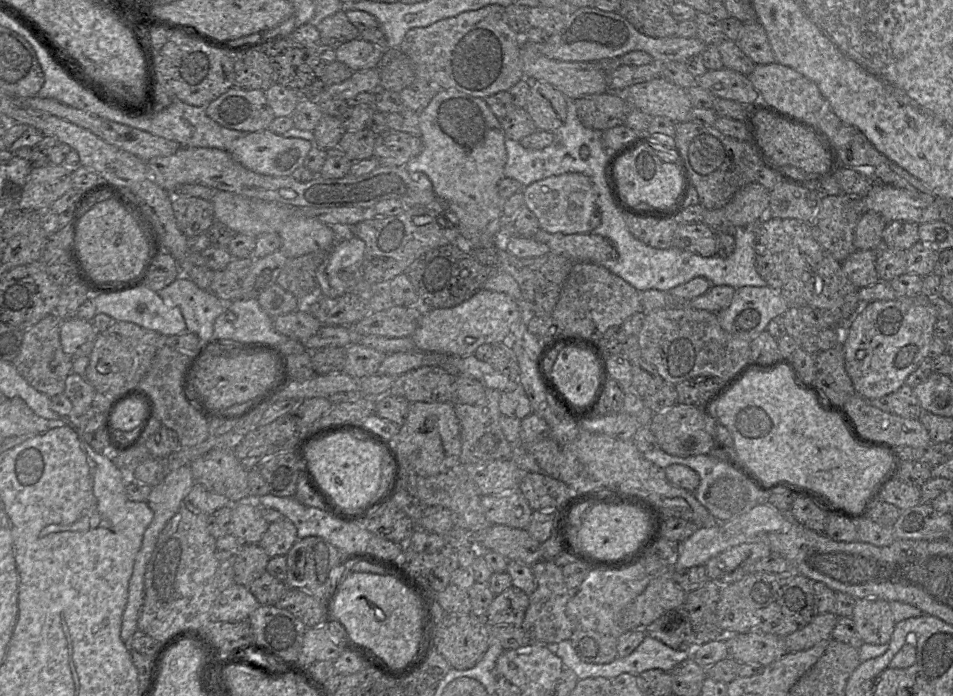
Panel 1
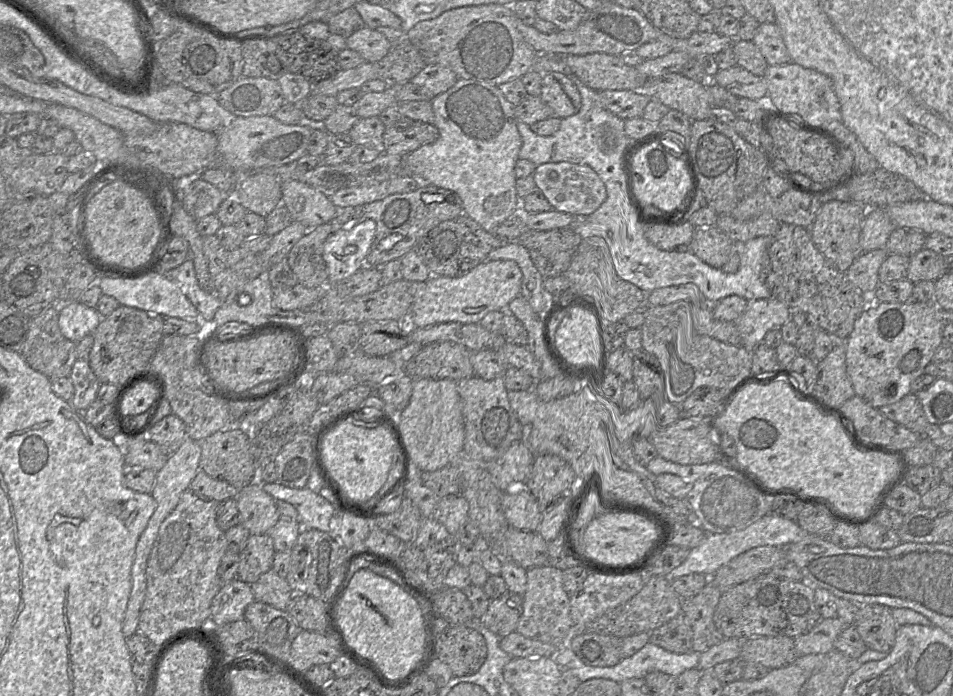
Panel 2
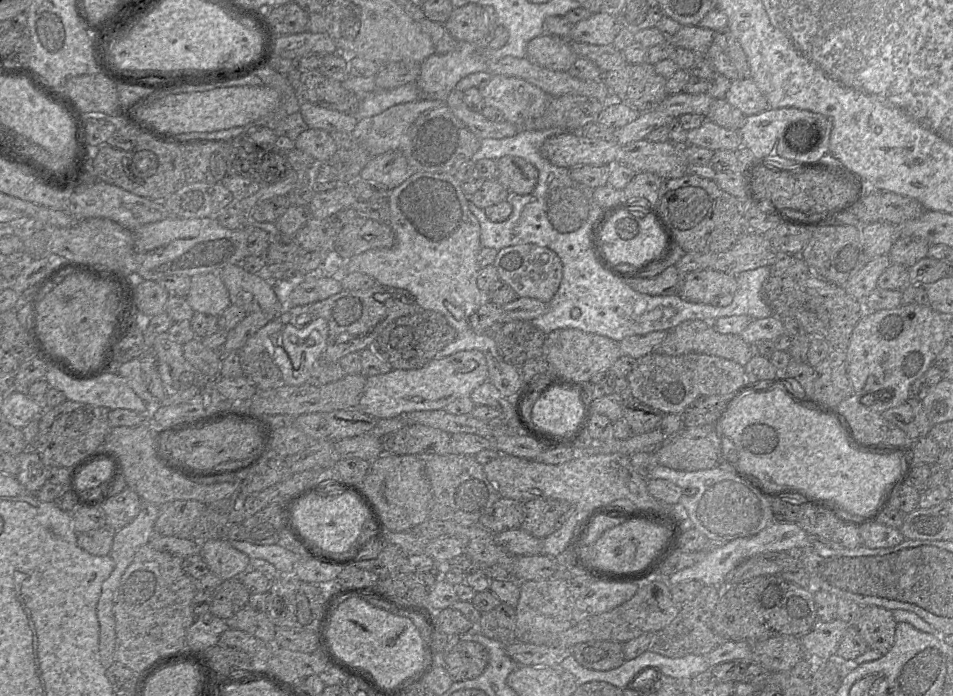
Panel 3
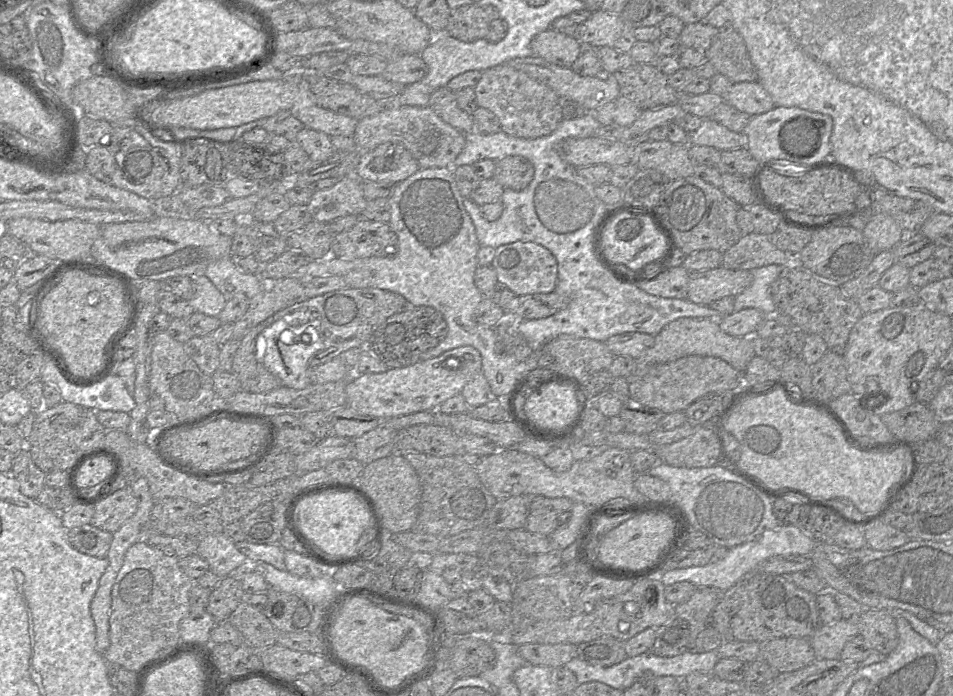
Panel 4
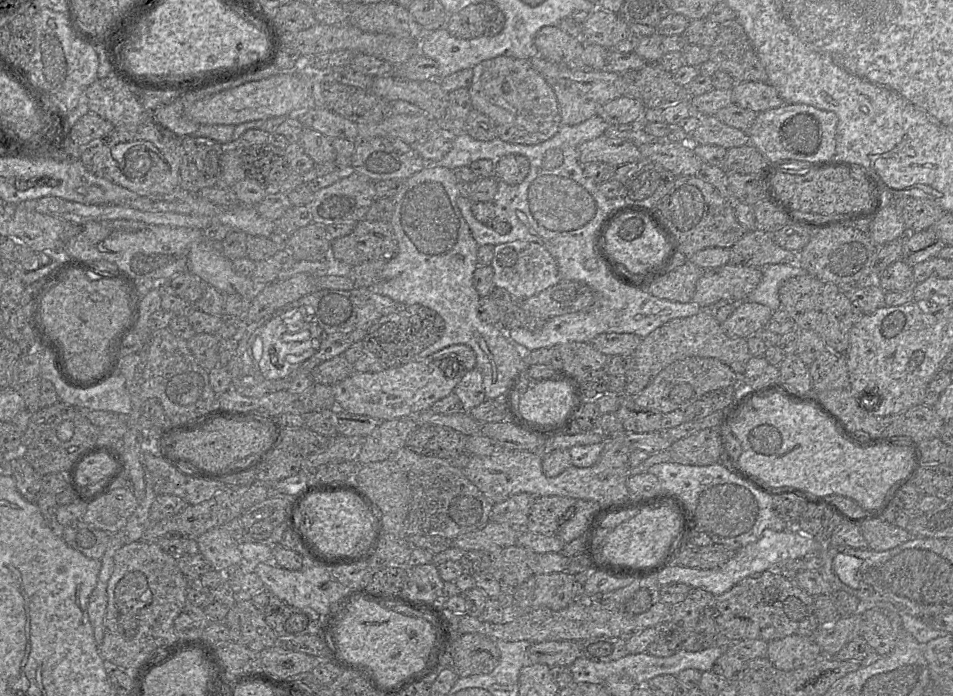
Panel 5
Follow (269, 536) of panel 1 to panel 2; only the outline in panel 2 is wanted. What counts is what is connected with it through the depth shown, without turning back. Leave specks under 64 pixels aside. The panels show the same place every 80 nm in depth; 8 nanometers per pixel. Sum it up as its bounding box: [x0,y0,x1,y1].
[263,500,302,552]

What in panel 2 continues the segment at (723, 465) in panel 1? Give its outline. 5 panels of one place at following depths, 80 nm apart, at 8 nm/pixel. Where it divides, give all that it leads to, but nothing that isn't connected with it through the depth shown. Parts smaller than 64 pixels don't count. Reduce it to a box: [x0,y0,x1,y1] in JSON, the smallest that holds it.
[646,456,770,534]

